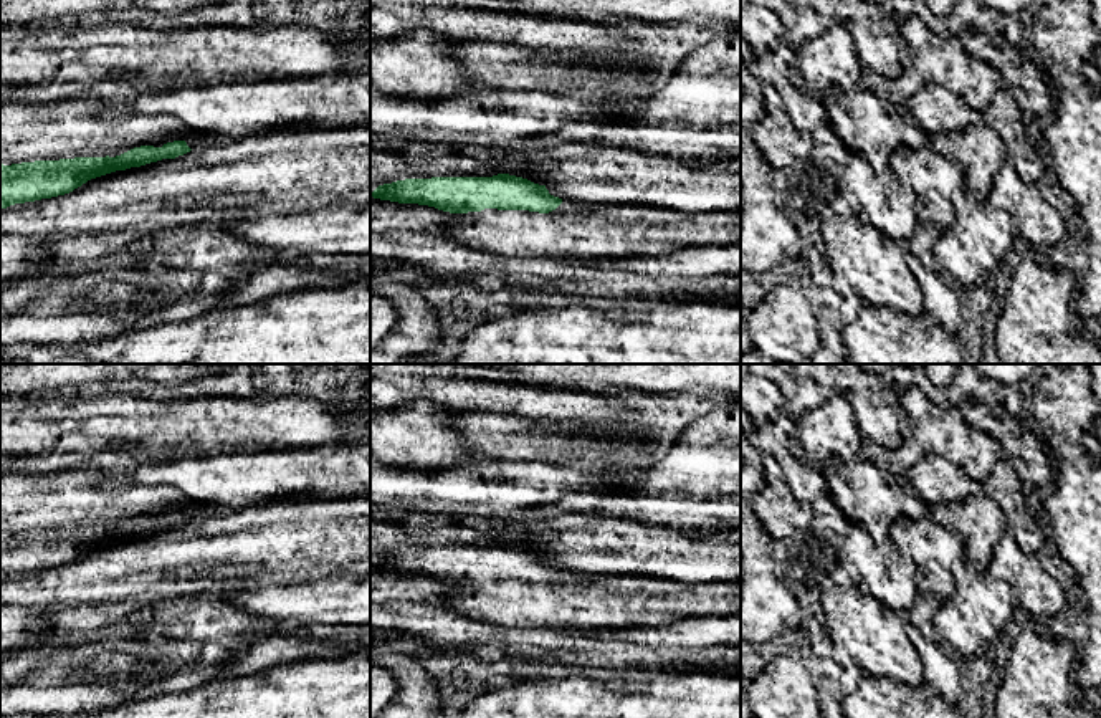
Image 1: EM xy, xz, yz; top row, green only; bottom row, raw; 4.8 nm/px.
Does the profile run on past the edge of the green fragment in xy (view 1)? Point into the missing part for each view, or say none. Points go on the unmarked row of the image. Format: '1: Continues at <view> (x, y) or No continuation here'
1: No continuation here

